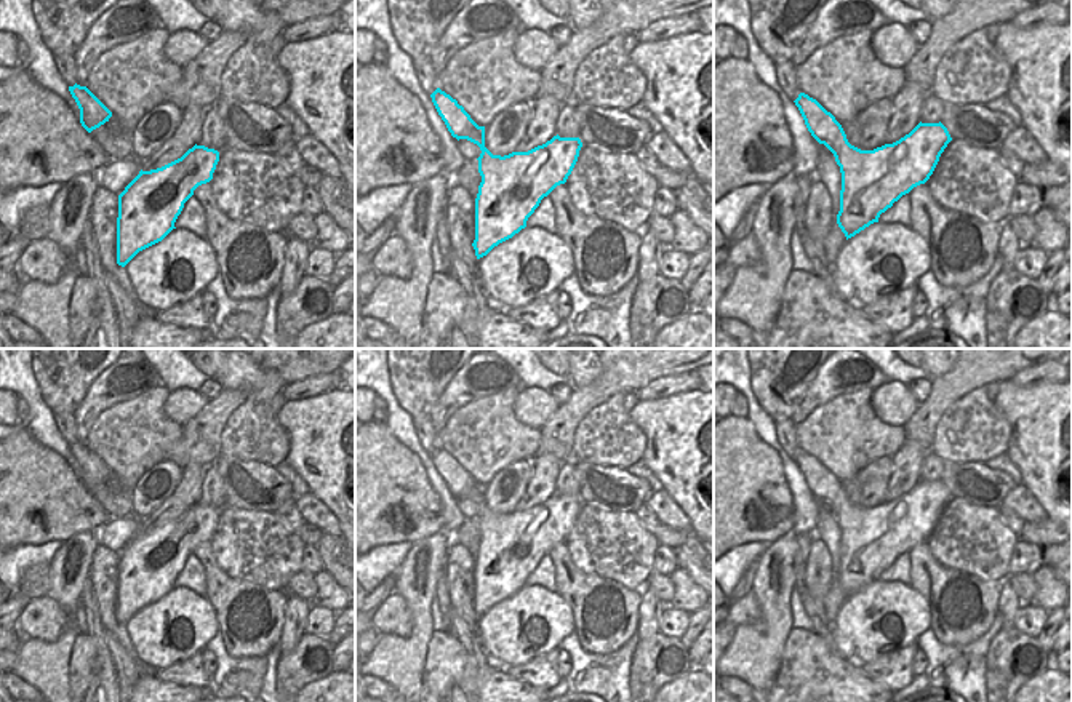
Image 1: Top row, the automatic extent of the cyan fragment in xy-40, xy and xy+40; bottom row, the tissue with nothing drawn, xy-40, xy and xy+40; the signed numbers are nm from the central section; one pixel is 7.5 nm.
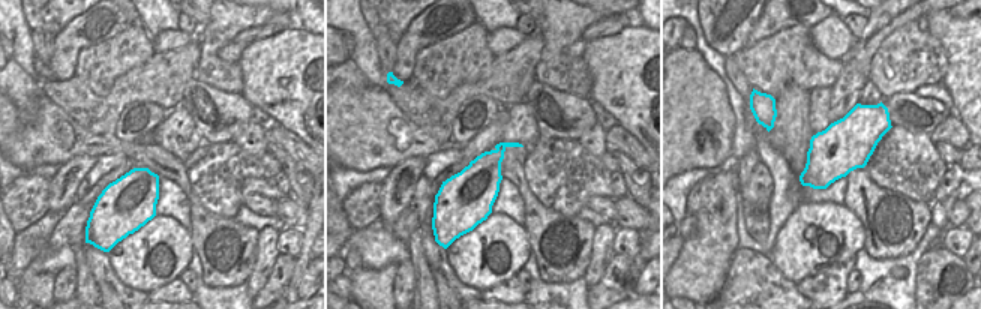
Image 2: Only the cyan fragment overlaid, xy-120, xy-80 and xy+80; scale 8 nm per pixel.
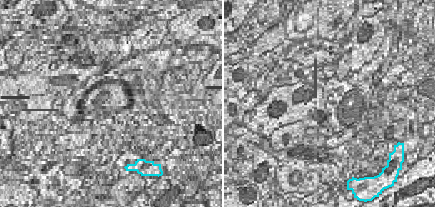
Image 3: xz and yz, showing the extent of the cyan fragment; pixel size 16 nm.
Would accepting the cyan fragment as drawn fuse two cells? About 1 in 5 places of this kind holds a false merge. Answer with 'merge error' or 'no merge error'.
no merge error

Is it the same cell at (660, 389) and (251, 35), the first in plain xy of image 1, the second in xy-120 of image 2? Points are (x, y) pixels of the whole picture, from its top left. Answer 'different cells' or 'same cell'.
same cell

